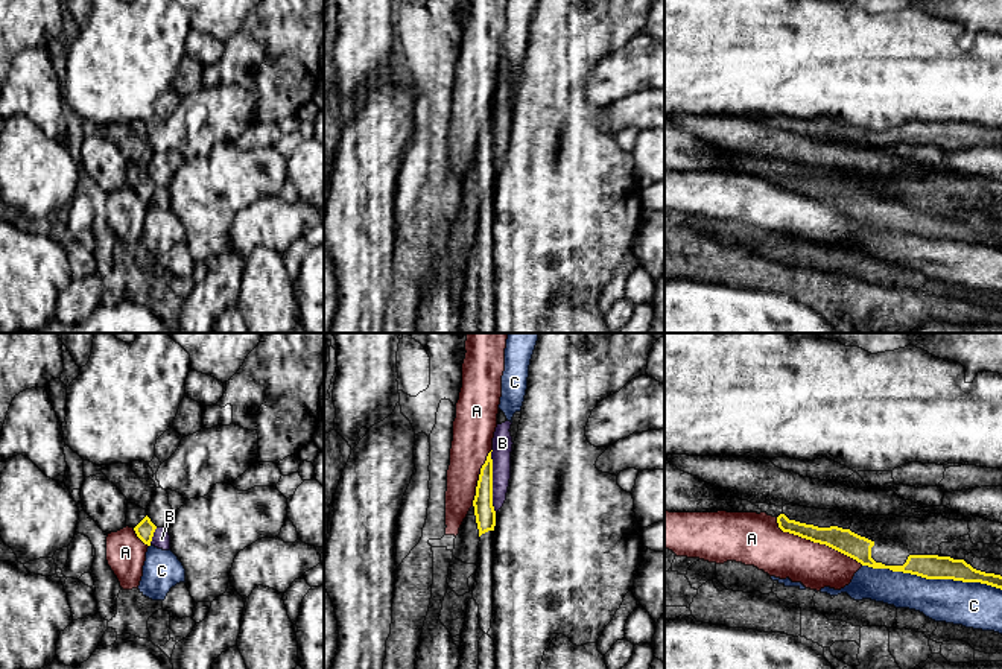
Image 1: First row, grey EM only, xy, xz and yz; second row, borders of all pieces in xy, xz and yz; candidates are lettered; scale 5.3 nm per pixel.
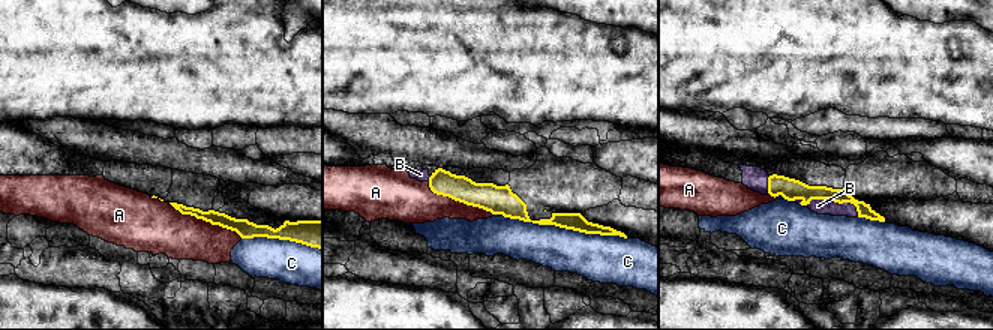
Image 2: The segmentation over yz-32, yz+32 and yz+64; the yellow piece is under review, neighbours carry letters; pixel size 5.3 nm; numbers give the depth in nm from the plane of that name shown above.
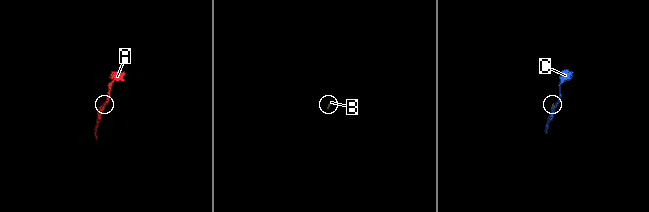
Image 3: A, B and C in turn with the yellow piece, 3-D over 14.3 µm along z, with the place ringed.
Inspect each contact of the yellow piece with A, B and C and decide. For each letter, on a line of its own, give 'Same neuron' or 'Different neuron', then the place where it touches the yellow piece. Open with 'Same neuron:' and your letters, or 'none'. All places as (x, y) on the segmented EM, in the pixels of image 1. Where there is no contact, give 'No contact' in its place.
Same neuron: B
A: Different neuron. Touches yellow at yz (817, 542)
B: Same neuron. Touches yellow at xz (491, 482)
C: Different neuron. Touches yellow at yz (932, 578)

